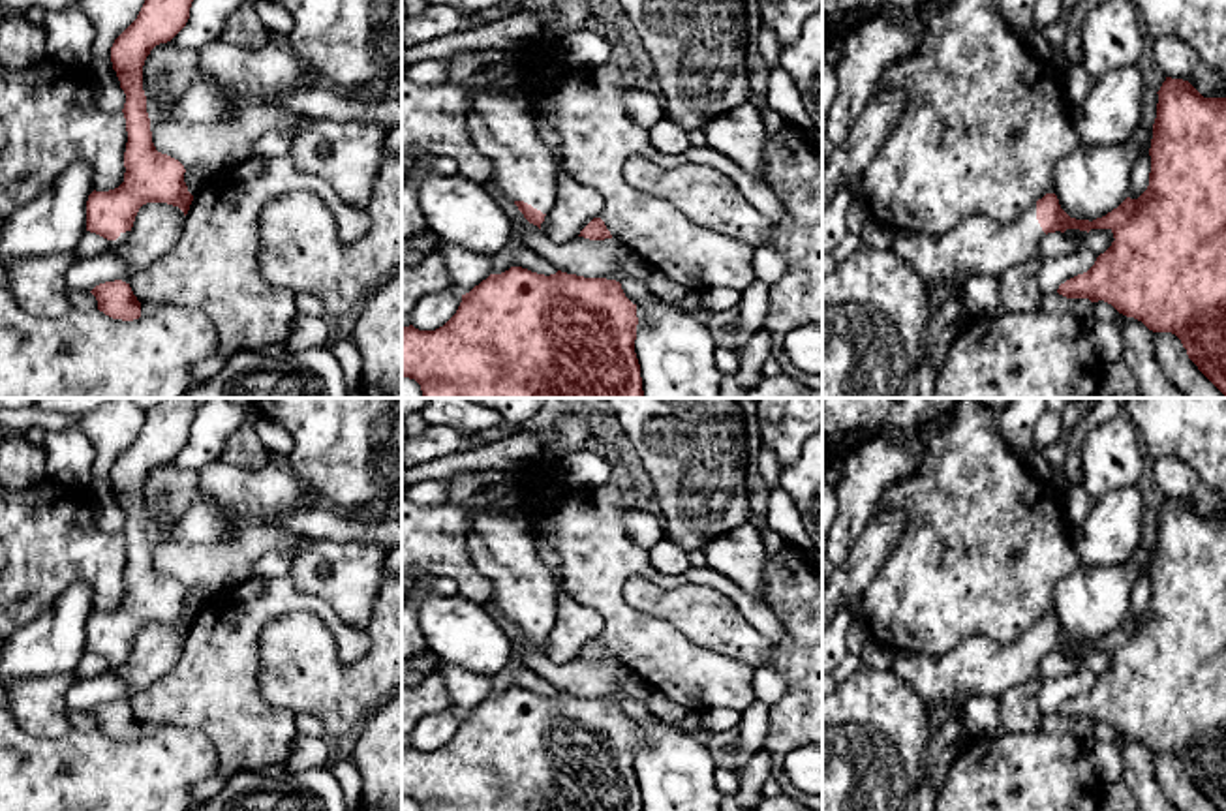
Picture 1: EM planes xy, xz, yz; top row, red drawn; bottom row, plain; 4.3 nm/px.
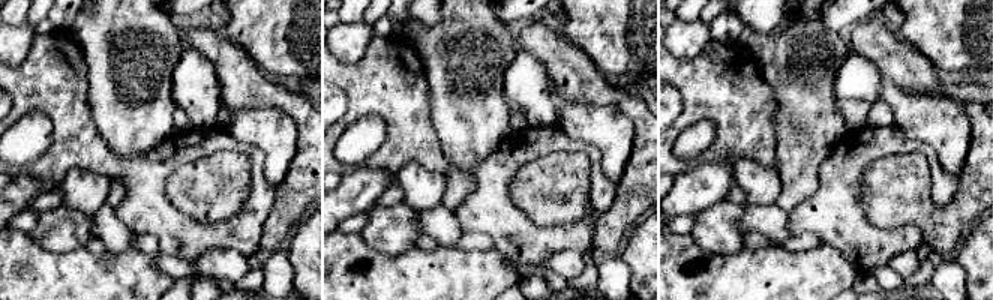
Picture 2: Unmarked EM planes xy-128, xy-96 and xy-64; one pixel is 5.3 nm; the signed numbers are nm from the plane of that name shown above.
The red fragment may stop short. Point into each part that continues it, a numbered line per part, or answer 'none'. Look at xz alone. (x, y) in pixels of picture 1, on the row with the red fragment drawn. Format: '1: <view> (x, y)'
1: xz (502, 126)

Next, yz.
1: yz (979, 246)

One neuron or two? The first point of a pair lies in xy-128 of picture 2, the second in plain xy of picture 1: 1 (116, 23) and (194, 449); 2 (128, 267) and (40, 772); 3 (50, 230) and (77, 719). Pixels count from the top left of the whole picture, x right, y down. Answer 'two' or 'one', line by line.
1: two
2: one
3: two

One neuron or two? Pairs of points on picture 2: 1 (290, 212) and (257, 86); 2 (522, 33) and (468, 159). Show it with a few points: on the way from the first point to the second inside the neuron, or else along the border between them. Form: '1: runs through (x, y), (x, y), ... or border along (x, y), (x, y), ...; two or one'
1: runs through (306, 177), (306, 120), (291, 105); one
2: border along (513, 30), (513, 39), (519, 50); two

